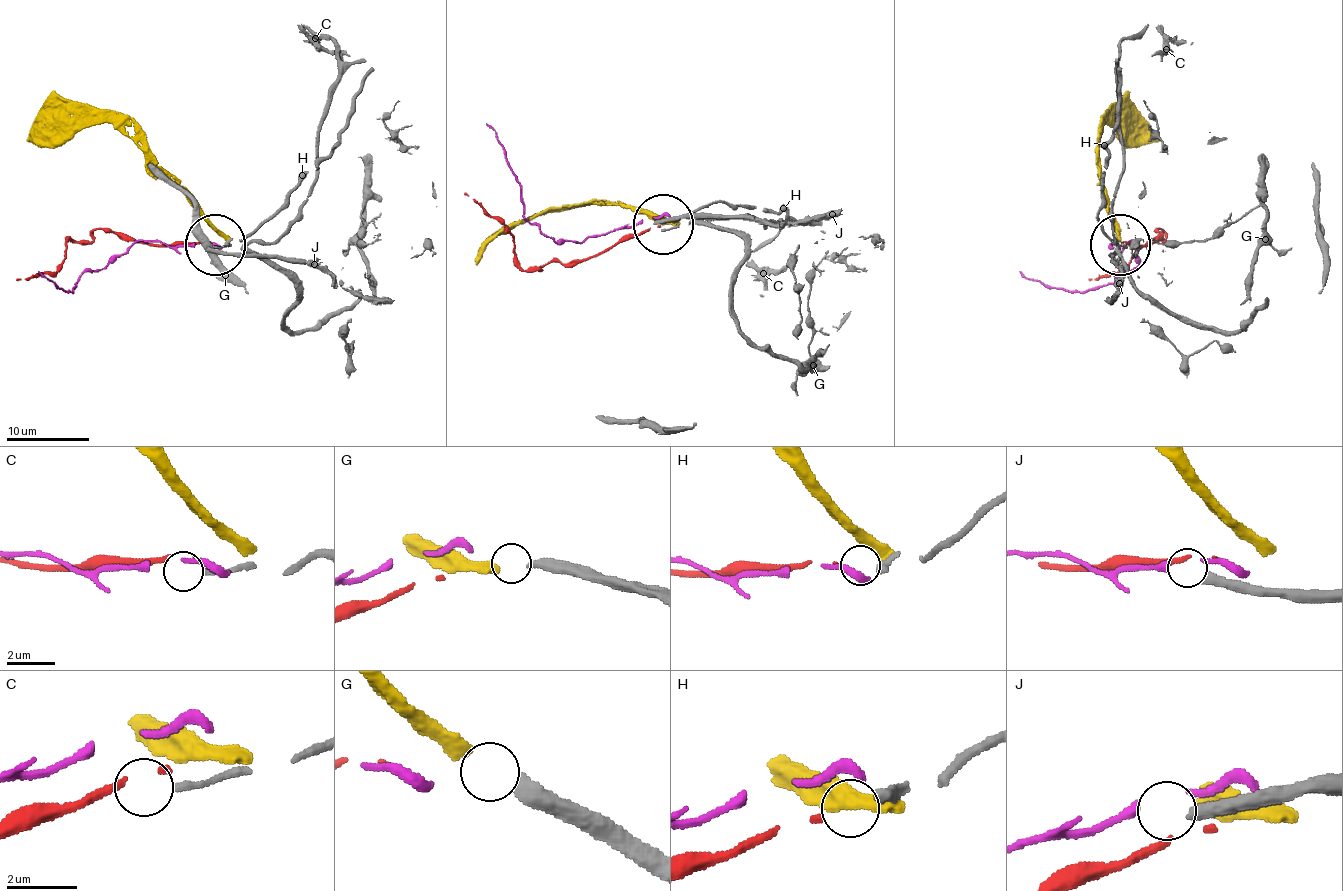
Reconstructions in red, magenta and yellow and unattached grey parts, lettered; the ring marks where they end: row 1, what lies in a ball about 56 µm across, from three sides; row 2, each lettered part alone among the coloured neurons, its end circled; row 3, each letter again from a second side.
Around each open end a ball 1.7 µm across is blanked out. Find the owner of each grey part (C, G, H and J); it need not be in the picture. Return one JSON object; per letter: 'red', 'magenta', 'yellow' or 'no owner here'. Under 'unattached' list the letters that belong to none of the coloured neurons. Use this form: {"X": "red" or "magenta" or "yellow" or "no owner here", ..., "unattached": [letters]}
{"C": "no owner here", "G": "yellow", "H": "red", "J": "no owner here", "unattached": ["C", "J"]}

